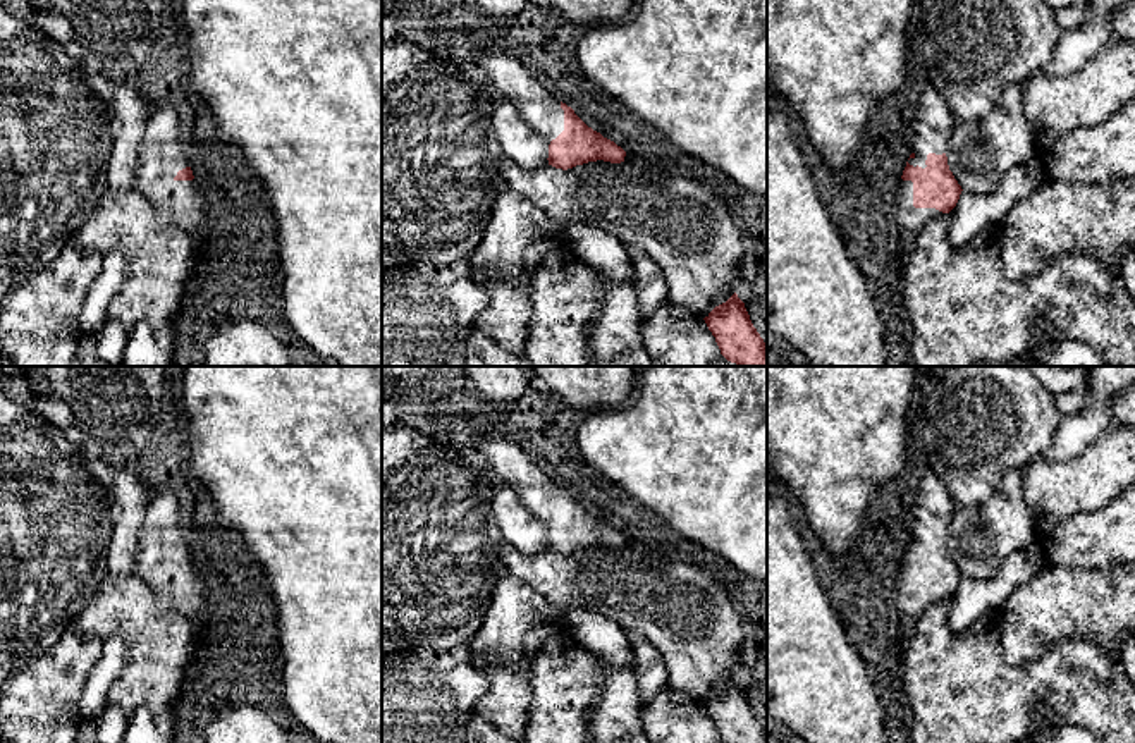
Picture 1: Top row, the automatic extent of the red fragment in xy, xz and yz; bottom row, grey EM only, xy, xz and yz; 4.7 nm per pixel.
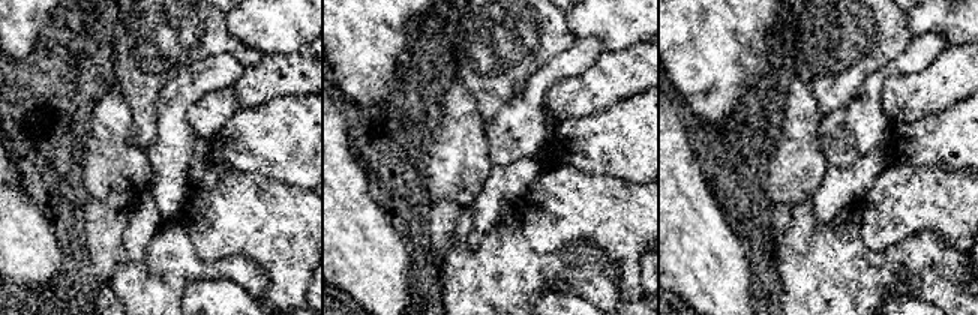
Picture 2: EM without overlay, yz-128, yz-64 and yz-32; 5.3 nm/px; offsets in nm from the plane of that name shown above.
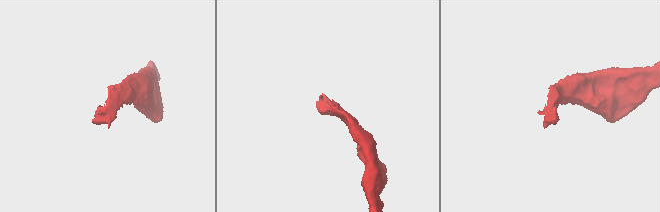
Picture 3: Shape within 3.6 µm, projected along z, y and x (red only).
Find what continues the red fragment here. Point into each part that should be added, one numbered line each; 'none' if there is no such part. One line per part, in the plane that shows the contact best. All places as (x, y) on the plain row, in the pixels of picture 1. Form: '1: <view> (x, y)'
1: yz (912, 606)

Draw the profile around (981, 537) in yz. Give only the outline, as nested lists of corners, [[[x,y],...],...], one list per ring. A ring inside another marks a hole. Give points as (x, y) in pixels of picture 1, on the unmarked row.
[[[1025,470],[1008,471],[999,490],[985,502],[954,511],[946,542],[961,574],[994,578],[1013,552],[1037,538],[1023,499]]]

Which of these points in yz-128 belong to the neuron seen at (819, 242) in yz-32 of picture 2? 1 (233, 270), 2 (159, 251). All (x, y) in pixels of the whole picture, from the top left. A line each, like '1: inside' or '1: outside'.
1: inside
2: inside

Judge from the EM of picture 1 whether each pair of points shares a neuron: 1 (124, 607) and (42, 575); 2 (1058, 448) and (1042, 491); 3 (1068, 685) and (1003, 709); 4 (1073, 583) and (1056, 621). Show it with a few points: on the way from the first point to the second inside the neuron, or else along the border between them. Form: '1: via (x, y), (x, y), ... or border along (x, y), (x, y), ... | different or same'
1: border along (102, 587), (69, 626) | different
2: border along (1091, 444), (1067, 460), (1039, 456) | different
3: via (1053, 685), (1049, 681), (1032, 688), (1018, 700) | same
4: via (1072, 592), (1056, 607), (1056, 613) | same

